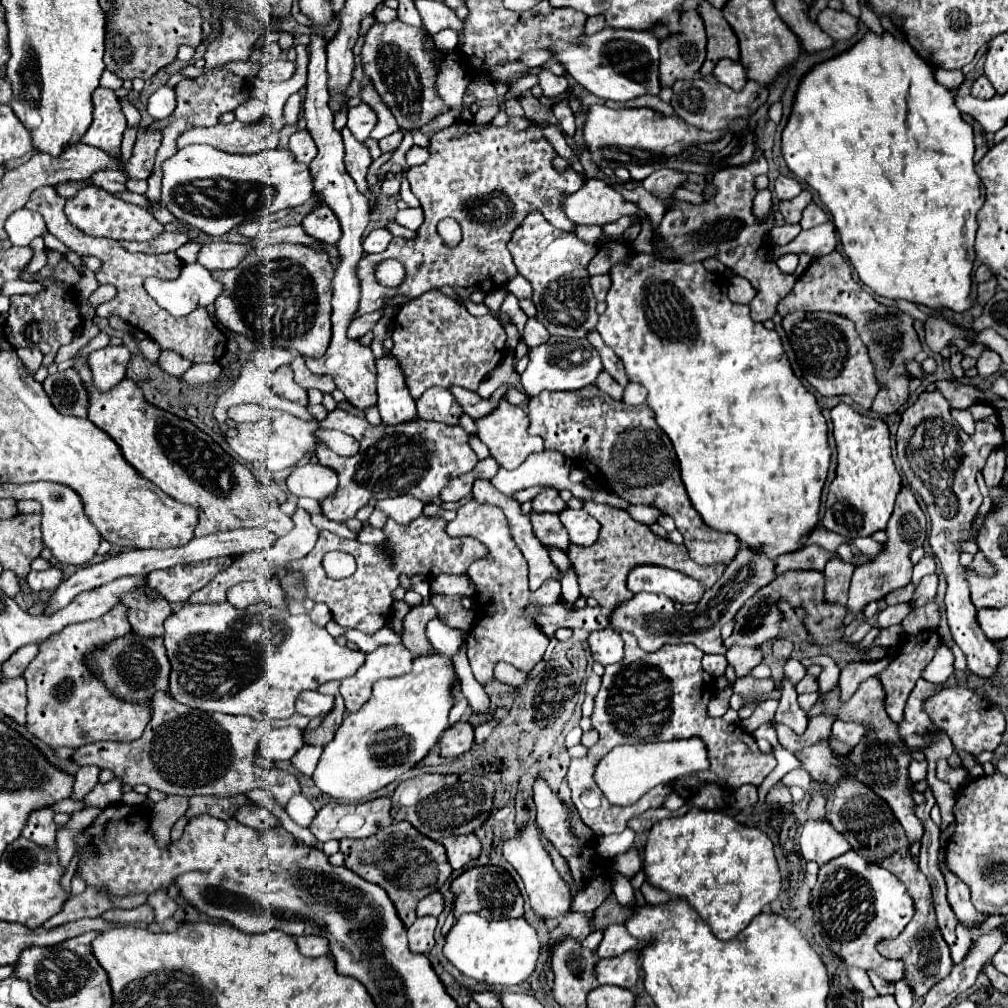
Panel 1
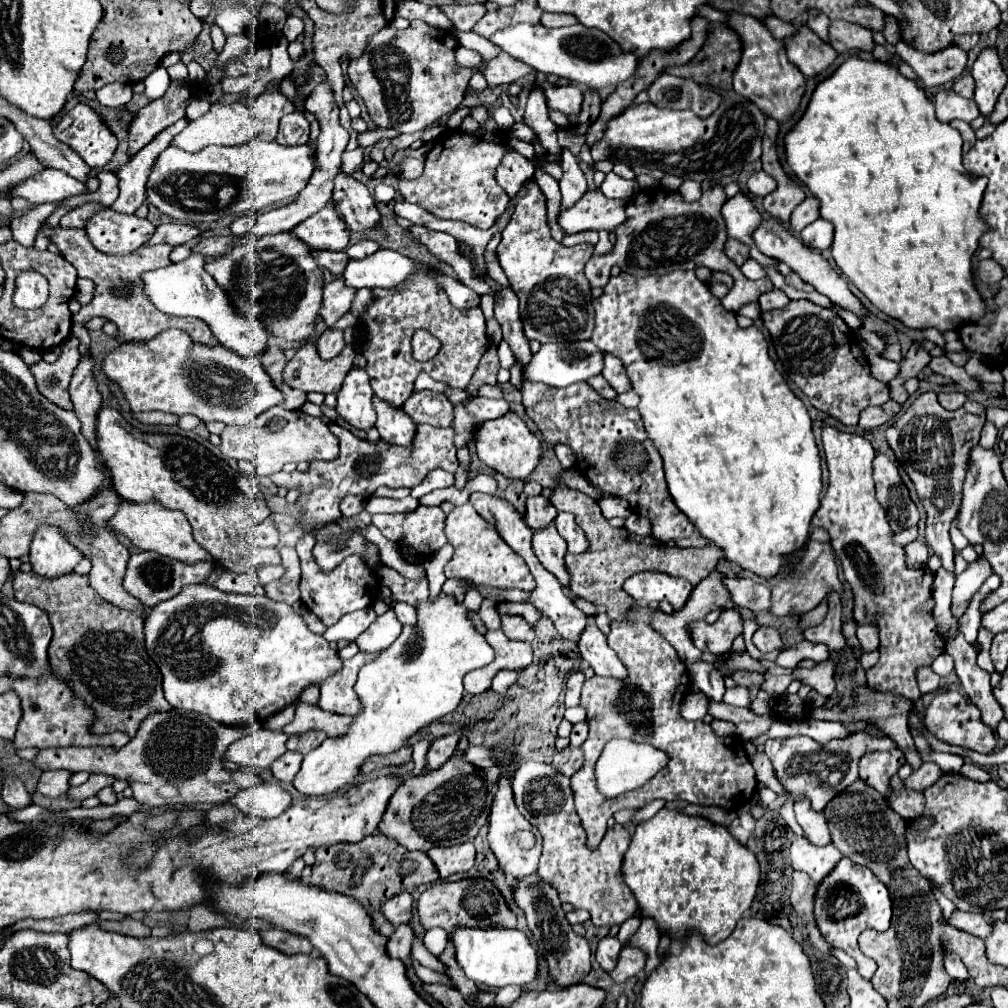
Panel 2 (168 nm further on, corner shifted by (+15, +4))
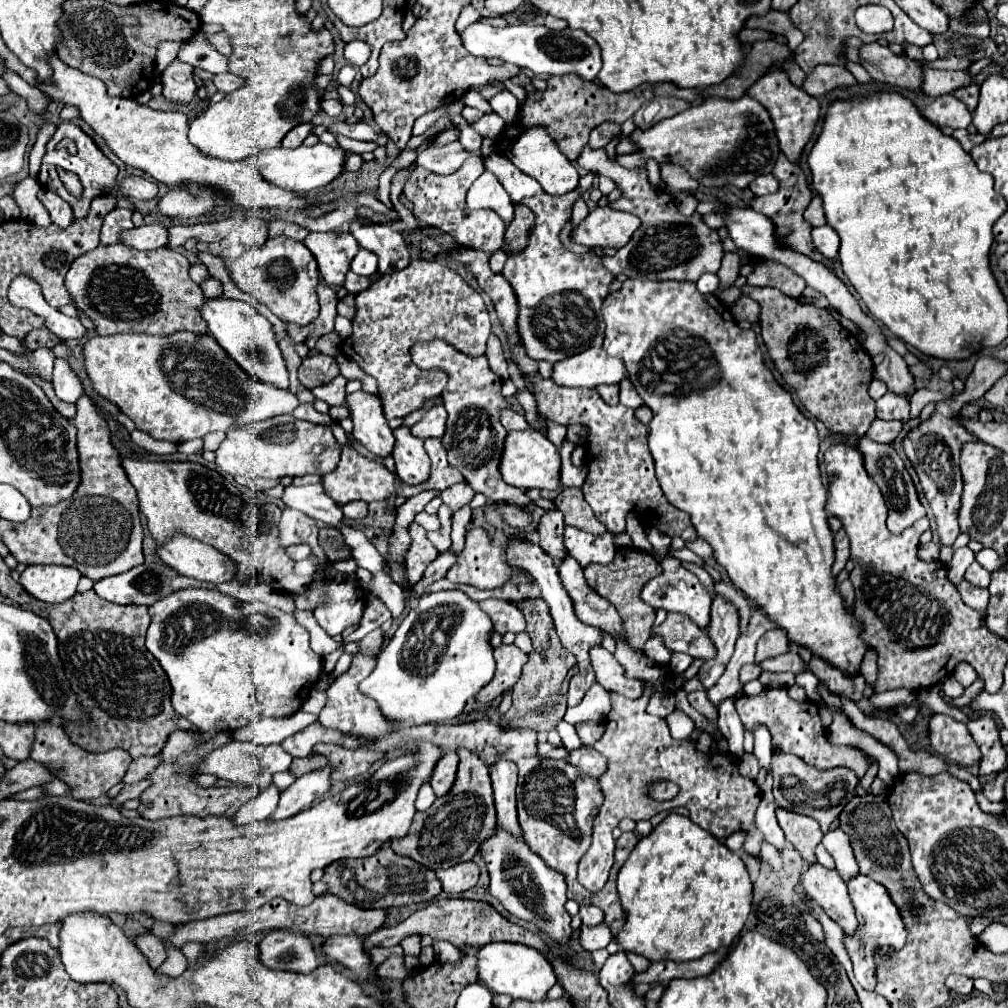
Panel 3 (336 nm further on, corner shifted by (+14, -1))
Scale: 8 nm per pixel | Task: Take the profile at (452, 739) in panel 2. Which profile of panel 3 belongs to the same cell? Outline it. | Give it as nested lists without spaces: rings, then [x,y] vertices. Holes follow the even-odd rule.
[[[447,751],[445,757],[441,757],[441,763],[437,763],[437,769],[433,771],[433,781],[431,781],[431,787],[437,797],[443,797],[451,791],[457,775],[457,763],[459,763],[459,757],[455,751]]]

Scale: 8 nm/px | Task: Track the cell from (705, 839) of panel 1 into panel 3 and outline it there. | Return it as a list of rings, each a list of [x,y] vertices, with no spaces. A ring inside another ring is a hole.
[[[677,813],[639,841],[619,871],[617,891],[627,919],[615,935],[621,951],[677,963],[729,947],[749,917],[753,897],[743,861],[709,831]]]

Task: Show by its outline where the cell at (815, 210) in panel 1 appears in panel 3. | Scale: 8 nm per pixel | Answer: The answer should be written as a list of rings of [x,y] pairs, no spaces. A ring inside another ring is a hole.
[[[819,195],[813,197],[811,205],[805,209],[805,221],[813,227],[819,227],[819,225],[825,225],[825,213],[823,213],[823,201]]]

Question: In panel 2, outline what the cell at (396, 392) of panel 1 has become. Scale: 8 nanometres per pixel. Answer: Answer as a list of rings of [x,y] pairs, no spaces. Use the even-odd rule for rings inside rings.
[[[374,396],[372,404],[376,408],[376,430],[380,432],[380,438],[388,440],[390,444],[408,446],[414,436],[414,420],[398,406],[392,406],[390,402]]]

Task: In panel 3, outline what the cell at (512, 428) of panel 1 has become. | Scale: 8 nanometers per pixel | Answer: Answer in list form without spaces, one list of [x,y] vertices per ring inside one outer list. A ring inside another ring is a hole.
[[[509,431],[505,439],[505,455],[501,457],[501,475],[507,485],[519,489],[547,489],[555,491],[561,487],[561,457],[559,449],[539,431]]]

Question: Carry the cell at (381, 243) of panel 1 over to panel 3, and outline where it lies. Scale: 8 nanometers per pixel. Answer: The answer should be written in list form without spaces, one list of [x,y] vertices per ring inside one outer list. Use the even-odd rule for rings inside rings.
[[[359,249],[359,253],[355,255],[353,263],[351,263],[351,271],[357,275],[365,275],[371,277],[377,273],[377,257],[375,253],[367,251],[367,249]]]

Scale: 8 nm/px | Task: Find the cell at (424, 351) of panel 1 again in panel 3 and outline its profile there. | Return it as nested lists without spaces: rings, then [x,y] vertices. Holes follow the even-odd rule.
[[[415,259],[409,267],[377,279],[367,291],[355,297],[355,307],[357,313],[351,319],[353,331],[343,339],[341,351],[367,375],[377,379],[385,419],[403,419],[421,409],[427,399],[443,393],[445,373],[423,371],[411,361],[409,349],[415,343],[443,339],[457,351],[479,357],[485,353],[491,335],[491,321],[483,297],[455,271],[437,261]]]

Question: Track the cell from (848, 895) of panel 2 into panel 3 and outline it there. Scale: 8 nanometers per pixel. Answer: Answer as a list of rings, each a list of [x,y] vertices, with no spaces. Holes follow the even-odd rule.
[[[857,875],[855,879],[849,881],[849,897],[853,901],[853,907],[857,911],[857,919],[859,919],[859,929],[857,929],[857,937],[845,937],[845,945],[849,951],[849,957],[853,961],[853,969],[855,969],[855,977],[857,981],[867,989],[873,991],[877,985],[877,961],[875,961],[875,953],[885,955],[889,947],[903,949],[905,939],[907,939],[907,929],[903,923],[903,917],[897,909],[897,905],[891,901],[889,893],[875,883],[873,879],[865,877],[865,875]]]

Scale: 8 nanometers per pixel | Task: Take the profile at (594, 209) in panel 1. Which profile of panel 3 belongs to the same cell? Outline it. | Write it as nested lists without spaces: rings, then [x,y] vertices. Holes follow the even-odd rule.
[[[597,207],[589,217],[575,229],[573,241],[585,247],[613,247],[621,249],[629,243],[639,227],[639,219],[625,211],[613,211],[607,207]]]

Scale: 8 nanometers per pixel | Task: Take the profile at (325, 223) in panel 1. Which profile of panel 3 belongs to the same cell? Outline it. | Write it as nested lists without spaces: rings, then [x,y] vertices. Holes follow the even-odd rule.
[[[335,231],[309,233],[303,243],[317,257],[317,265],[325,283],[331,287],[343,287],[349,265],[359,251],[355,237],[351,233],[345,233],[345,237],[341,237],[341,233]]]

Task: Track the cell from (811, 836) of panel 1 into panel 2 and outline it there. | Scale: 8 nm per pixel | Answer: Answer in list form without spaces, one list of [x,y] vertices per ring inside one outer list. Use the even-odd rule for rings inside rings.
[[[796,836],[790,844],[792,868],[806,872],[816,884],[836,866],[840,858],[842,854],[834,844],[816,846],[804,836]]]

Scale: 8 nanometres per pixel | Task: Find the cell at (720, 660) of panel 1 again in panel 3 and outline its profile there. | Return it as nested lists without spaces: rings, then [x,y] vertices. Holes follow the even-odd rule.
[[[723,701],[721,709],[719,709],[719,719],[717,719],[717,729],[721,731],[721,735],[727,739],[729,743],[729,753],[735,757],[741,757],[743,751],[743,735],[745,735],[745,727],[735,711],[733,701]]]

